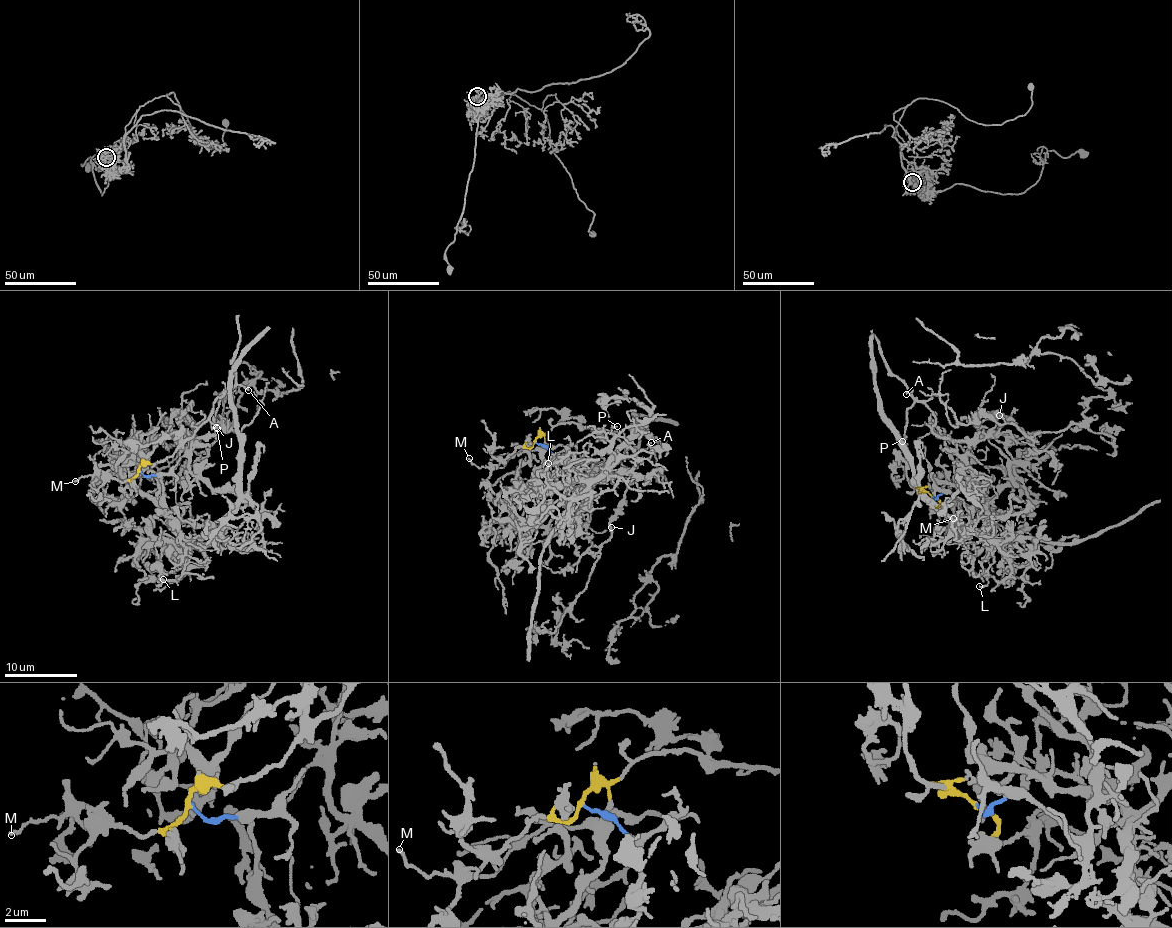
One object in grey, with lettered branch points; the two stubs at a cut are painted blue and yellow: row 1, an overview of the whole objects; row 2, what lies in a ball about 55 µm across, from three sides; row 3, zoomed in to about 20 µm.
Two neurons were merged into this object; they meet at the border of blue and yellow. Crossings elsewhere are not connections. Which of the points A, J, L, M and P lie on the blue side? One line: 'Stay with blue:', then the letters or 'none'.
Stay with blue: L

